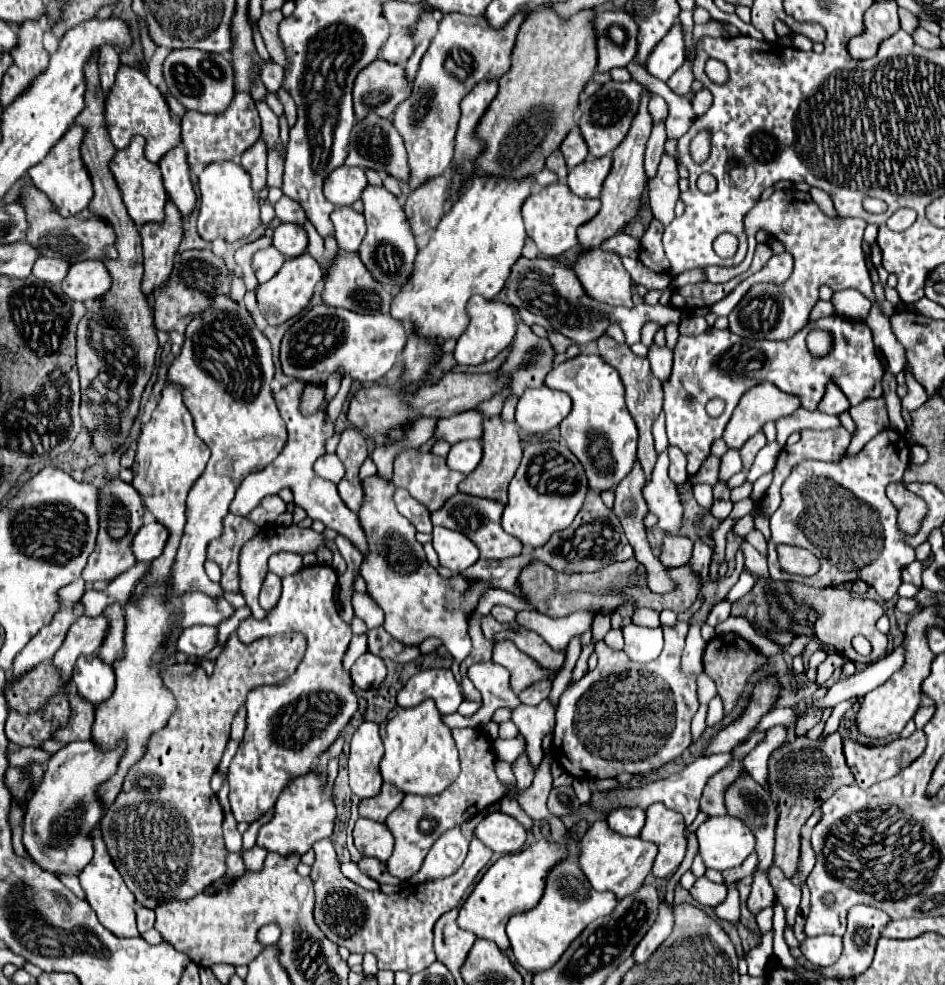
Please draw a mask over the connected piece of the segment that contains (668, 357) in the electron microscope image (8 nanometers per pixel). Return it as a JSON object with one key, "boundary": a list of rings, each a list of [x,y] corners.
{"boundary":[[[652,344],[650,350],[648,350],[648,360],[650,360],[654,376],[664,382],[666,376],[670,376],[670,370],[672,370],[672,350],[668,346]]]}

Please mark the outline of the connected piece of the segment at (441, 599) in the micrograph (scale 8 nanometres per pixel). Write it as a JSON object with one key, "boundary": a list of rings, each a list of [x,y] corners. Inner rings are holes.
{"boundary":[[[378,474],[366,478],[364,504],[358,512],[360,526],[366,534],[368,554],[362,560],[360,576],[366,582],[368,594],[378,602],[386,614],[384,630],[404,644],[418,646],[424,638],[438,638],[462,662],[470,654],[470,636],[466,630],[468,614],[476,608],[480,594],[490,588],[488,584],[466,582],[464,578],[442,580],[442,576],[426,564],[422,544],[416,540],[416,528],[394,506],[394,484]],[[444,582],[444,584],[442,584]]]}

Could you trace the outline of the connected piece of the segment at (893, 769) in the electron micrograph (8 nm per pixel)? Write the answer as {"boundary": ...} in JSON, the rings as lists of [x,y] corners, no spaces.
{"boundary":[[[916,730],[910,738],[896,738],[886,746],[866,748],[852,740],[844,740],[844,756],[862,789],[871,787],[871,781],[890,778],[909,766],[924,750],[926,736]]]}

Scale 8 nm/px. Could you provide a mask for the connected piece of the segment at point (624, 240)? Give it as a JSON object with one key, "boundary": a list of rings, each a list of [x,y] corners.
{"boundary":[[[618,234],[606,240],[606,244],[600,246],[606,252],[614,252],[618,256],[630,256],[630,258],[638,258],[638,250],[640,250],[640,240],[636,240],[630,234]]]}

